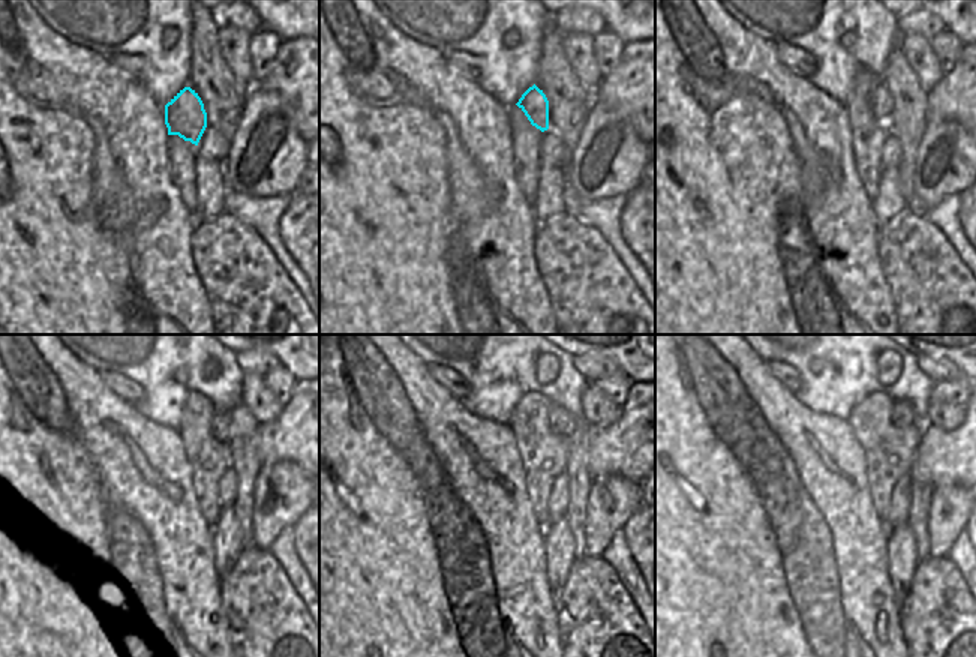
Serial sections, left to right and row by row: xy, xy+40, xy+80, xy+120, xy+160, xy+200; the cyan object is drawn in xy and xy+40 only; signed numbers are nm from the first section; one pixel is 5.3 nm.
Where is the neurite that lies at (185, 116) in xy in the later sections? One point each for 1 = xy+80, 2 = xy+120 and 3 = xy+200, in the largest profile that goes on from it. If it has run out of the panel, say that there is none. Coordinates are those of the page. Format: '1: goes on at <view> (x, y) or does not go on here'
1: goes on at xy+80 (880, 99)
2: goes on at xy+120 (221, 422)
3: goes on at xy+200 (903, 414)

